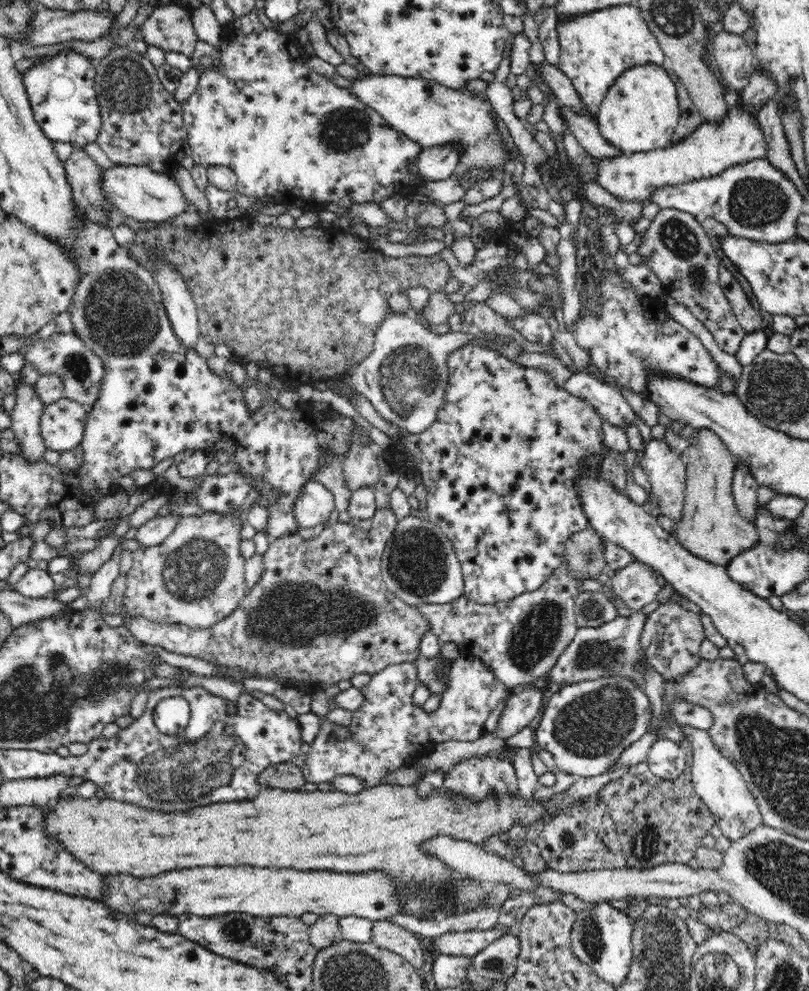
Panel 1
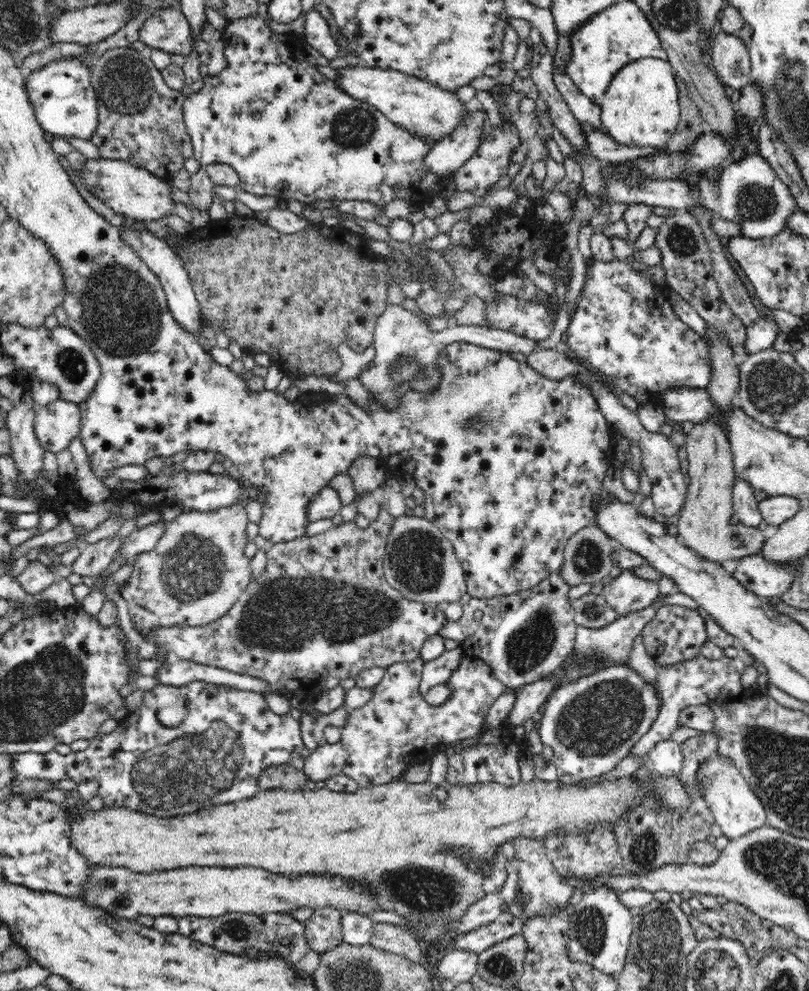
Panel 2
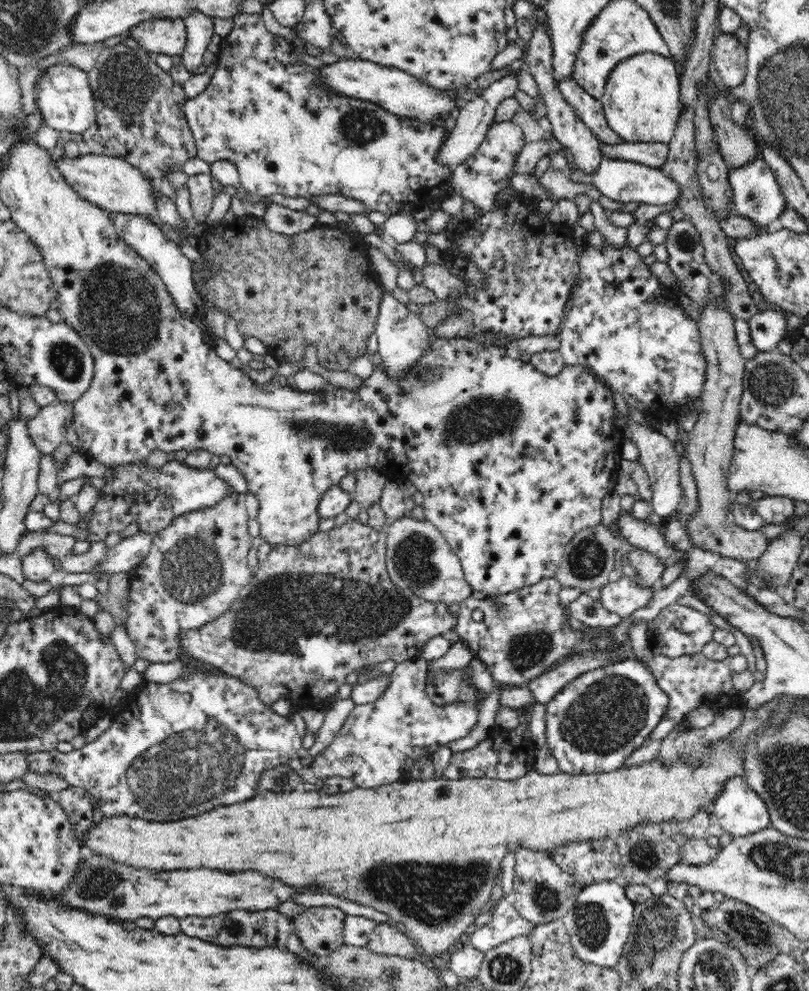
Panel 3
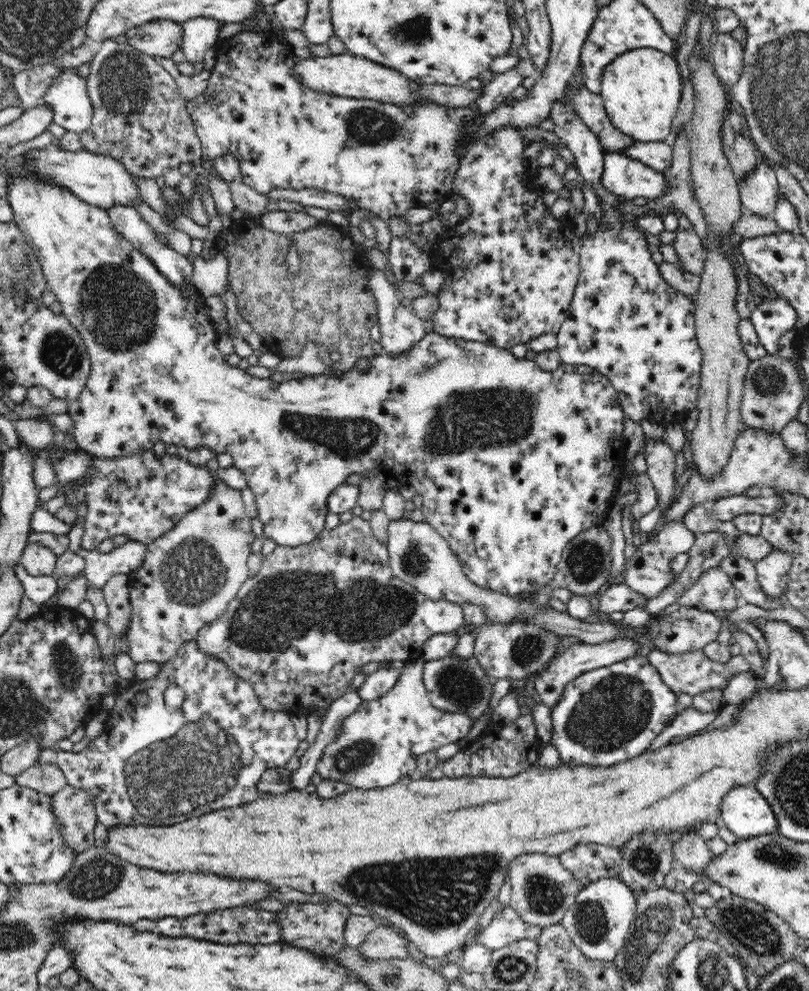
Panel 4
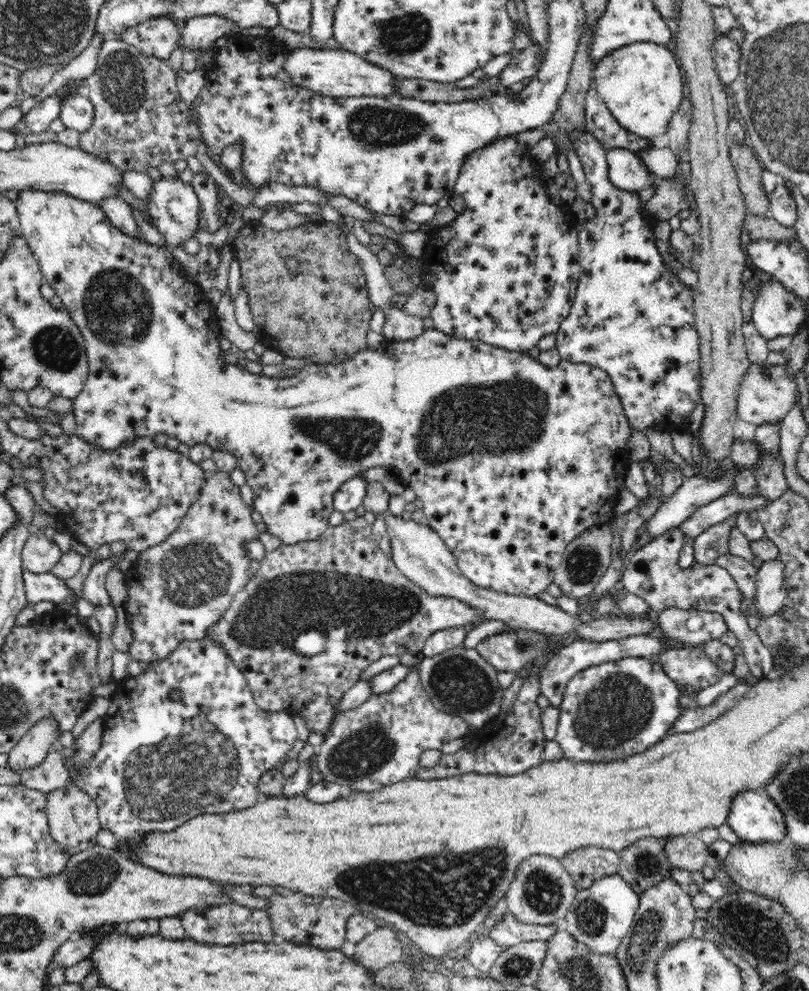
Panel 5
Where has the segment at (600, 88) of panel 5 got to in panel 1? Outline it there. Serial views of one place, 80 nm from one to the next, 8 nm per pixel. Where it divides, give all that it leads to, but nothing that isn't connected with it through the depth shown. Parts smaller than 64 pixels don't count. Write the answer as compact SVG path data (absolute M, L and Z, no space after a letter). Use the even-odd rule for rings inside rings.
M666 65L635 66L625 70L616 82L608 89L606 96L600 102L597 116L594 118L600 135L624 154L648 152L666 147L671 143L677 122L680 118L678 93L670 75L666 73Z

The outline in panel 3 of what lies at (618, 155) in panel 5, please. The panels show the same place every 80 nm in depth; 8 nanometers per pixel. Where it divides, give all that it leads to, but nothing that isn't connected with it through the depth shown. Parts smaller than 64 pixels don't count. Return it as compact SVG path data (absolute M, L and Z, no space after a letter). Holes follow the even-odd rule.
M603 158L596 172L590 175L591 184L603 195L616 203L639 203L648 205L675 206L682 196L682 188L660 169L650 168L639 162Z

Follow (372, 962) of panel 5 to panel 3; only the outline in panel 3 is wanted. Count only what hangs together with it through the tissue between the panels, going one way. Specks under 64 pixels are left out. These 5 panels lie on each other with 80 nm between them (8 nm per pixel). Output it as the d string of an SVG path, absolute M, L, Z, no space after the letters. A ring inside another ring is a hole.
M379 923L374 927L369 934L367 947L374 953L395 955L410 960L417 956L416 944L411 938L389 923Z

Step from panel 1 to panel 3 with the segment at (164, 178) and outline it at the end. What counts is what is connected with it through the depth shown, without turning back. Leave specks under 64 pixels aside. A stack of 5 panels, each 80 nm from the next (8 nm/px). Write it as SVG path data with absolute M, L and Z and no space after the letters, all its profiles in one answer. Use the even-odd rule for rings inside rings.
M88 154L73 159L66 157L55 162L59 171L72 185L72 189L78 192L82 199L104 209L109 215L134 214L146 218L154 225L162 224L158 220L158 194L160 189L155 185L155 180L144 176L139 168L132 166L123 158L104 155Z

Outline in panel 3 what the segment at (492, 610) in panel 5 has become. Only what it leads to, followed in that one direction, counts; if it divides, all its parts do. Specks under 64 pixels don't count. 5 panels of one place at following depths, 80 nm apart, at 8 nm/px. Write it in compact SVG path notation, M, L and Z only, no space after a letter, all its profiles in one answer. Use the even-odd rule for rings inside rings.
M402 517L389 521L385 555L388 577L400 590L407 589L424 600L445 603L447 606L475 595L465 579L460 559L444 535L429 520Z

